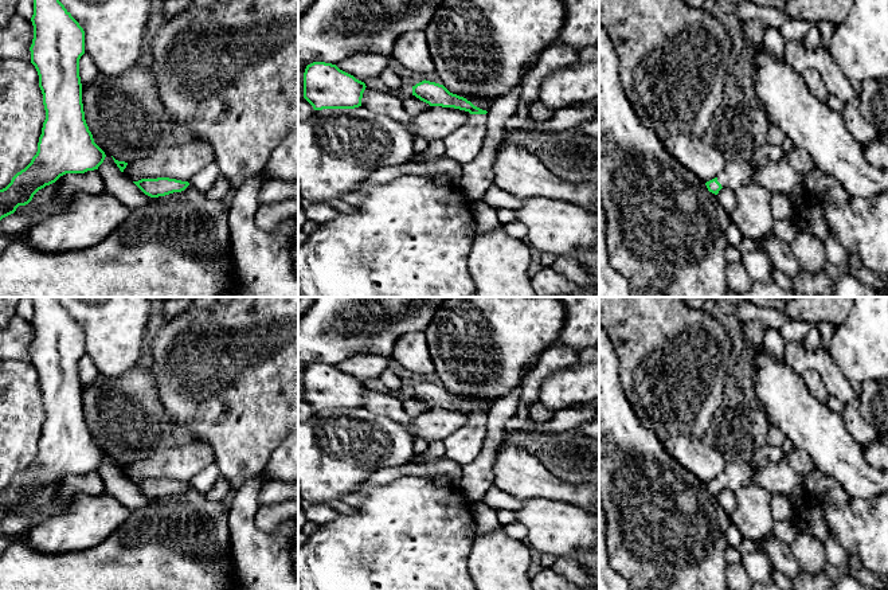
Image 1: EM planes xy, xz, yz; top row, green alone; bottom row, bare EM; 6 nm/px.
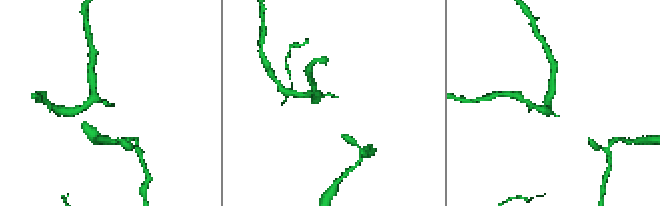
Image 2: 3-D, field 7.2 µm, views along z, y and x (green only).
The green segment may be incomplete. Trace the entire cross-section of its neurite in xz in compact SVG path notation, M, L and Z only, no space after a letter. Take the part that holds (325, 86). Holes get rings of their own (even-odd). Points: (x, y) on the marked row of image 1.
M313 62L304 73L304 98L314 110L359 108L365 87L332 63Z

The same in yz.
M770 144L762 145L755 151L752 159L746 163L727 163L724 171L717 177L705 183L709 192L717 195L721 188L738 189L742 185L754 183L758 168L787 157L782 146Z

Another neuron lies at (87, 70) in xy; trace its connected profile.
M83 54L79 59L79 77L82 83L82 90L86 85L93 82L98 75L98 69L89 54Z

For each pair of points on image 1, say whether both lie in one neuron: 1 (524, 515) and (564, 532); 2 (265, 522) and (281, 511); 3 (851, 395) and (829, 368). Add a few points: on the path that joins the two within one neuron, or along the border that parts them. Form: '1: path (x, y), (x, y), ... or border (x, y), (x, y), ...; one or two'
1: path (534, 515), (539, 515), (555, 527); one
2: path (269, 518), (277, 514); one
3: path (844, 389), (832, 375); one

